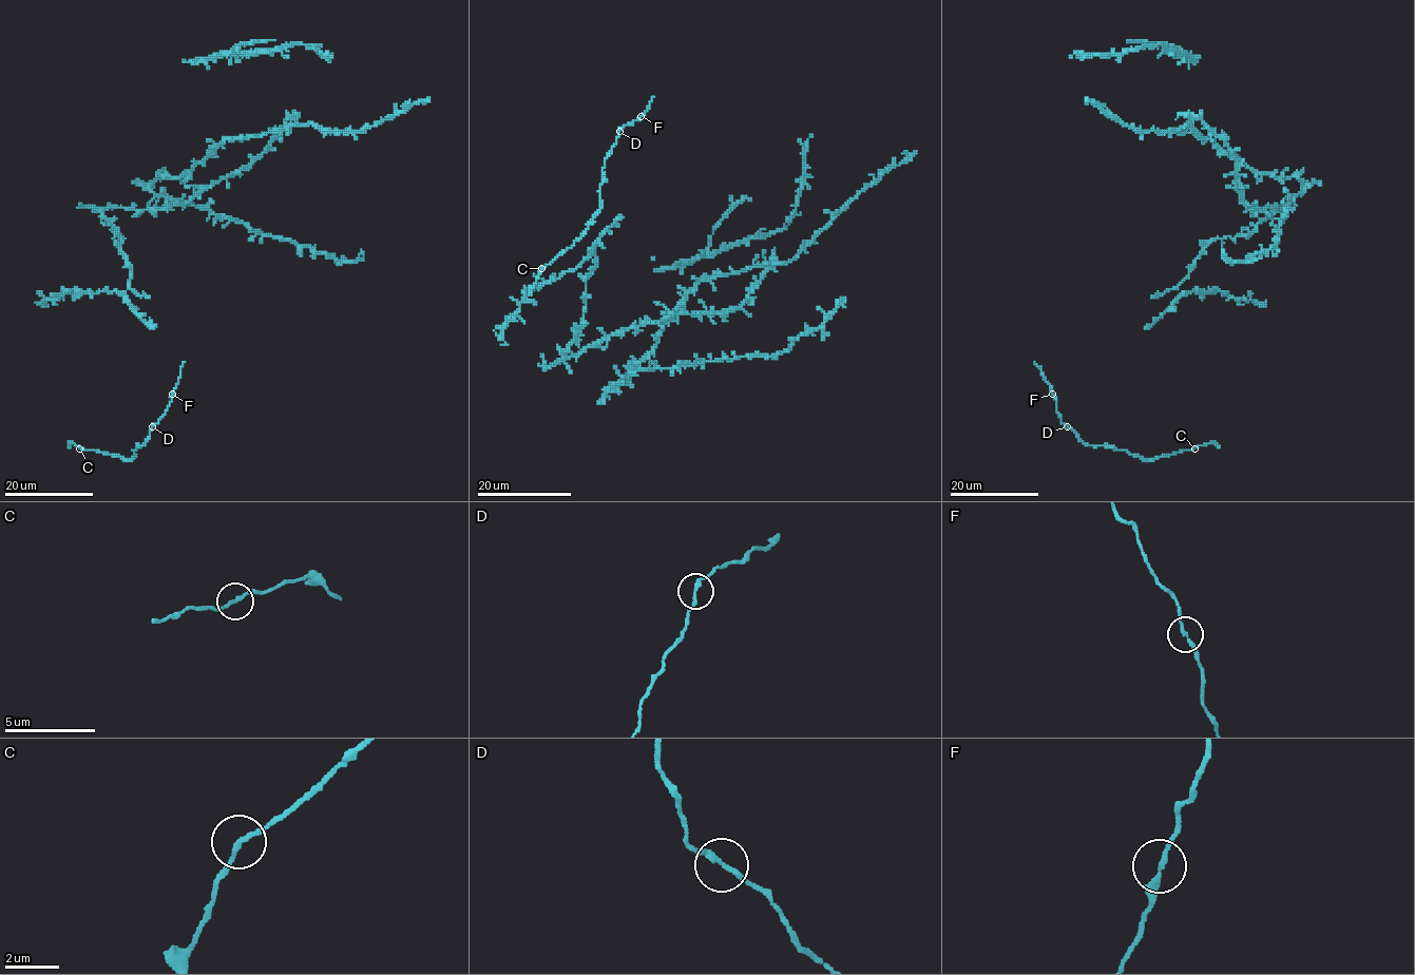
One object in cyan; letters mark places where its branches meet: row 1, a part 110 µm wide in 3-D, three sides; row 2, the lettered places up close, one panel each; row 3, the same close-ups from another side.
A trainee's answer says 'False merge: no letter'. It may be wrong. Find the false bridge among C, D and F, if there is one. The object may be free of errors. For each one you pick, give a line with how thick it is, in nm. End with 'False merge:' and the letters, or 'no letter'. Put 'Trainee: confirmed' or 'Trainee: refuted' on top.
Trainee: confirmed
False merge: no letter

